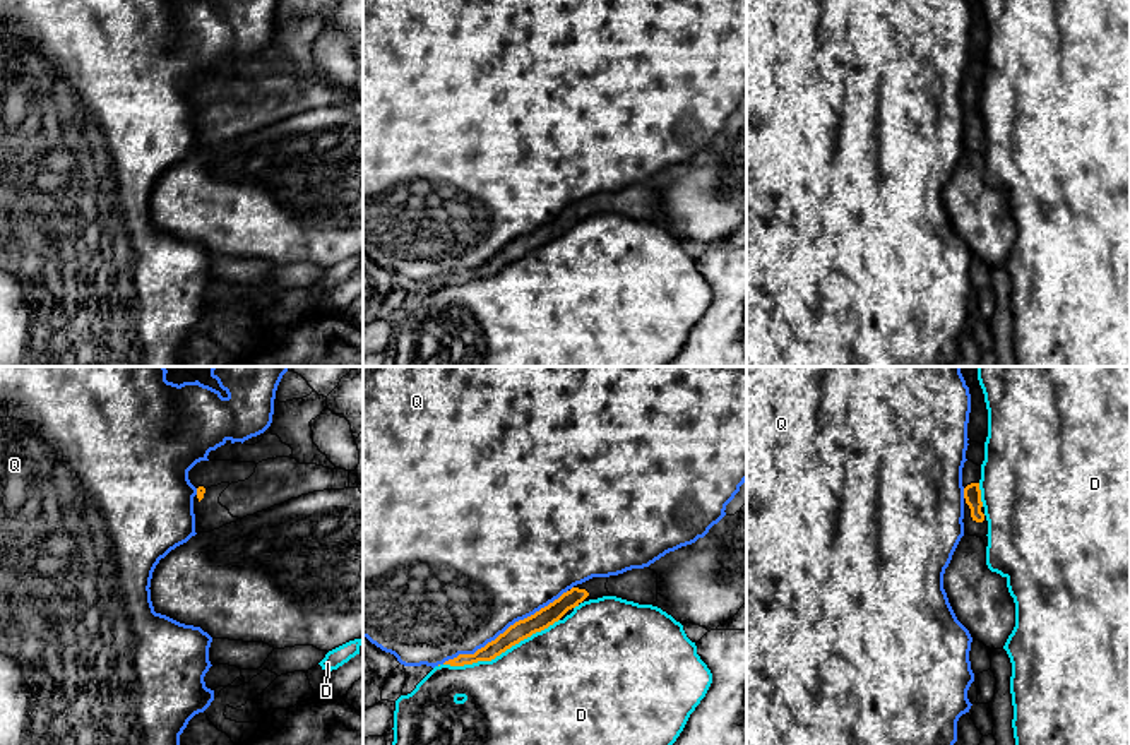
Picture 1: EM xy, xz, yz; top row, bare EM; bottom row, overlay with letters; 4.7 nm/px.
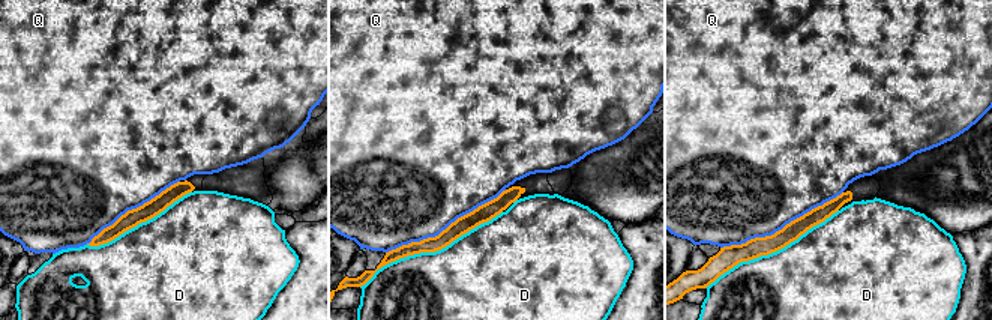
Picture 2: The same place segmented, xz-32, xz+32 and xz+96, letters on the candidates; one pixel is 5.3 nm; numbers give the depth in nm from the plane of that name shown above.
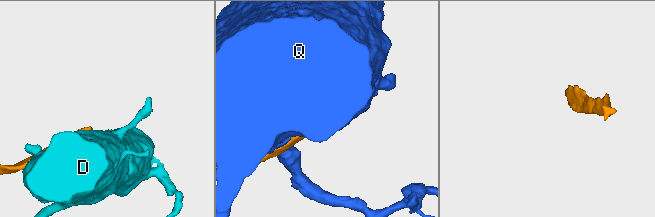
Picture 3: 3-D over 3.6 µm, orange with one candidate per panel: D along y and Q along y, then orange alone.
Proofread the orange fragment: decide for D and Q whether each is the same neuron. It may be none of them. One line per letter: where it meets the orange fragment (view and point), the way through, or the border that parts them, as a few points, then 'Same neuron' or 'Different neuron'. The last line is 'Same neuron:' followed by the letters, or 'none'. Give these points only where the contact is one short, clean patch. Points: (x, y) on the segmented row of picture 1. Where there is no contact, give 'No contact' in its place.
D: Touches orange at xz (500, 653). Different neuron
Q: Touches orange at xz (505, 631). Different neuron
Same neuron: none

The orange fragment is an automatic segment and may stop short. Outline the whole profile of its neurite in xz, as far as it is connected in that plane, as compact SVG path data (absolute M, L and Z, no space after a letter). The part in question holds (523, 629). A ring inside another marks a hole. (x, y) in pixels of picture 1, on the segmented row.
M649 567L632 569L618 575L592 577L582 584L574 586L558 599L541 608L534 615L515 622L495 641L478 649L474 654L459 654L443 665L464 666L478 661L491 661L512 646L541 632L558 622L568 610L584 601L603 596L616 596L639 605L654 605L657 601L657 574Z

